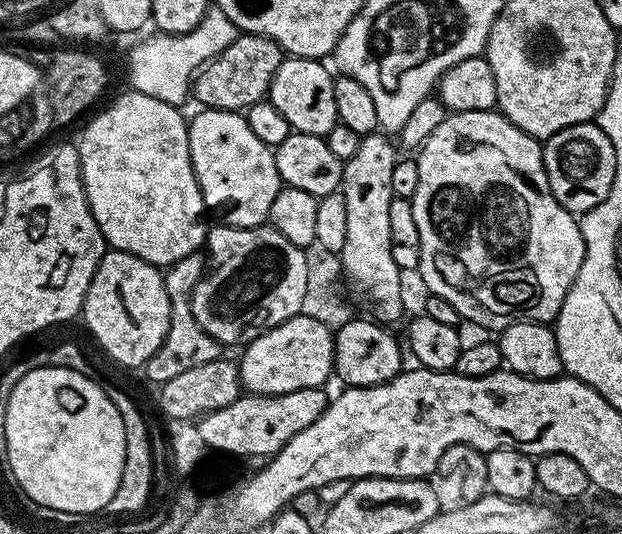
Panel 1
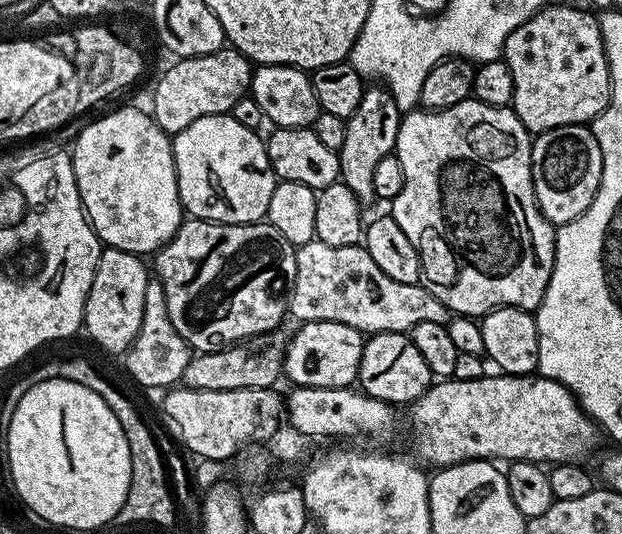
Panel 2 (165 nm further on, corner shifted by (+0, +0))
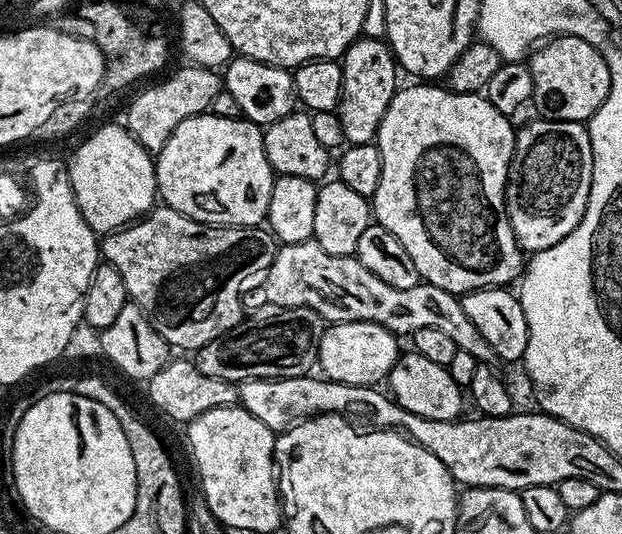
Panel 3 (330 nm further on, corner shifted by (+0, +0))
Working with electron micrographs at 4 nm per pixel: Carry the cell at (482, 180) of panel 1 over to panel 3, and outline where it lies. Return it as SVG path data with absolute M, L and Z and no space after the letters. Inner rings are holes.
M412 82L409 88L401 87L394 94L394 98L390 102L390 106L386 106L386 114L382 114L382 122L378 126L378 134L374 141L376 148L382 154L382 178L378 178L378 190L370 198L370 212L374 217L375 223L381 224L386 230L390 230L390 234L394 234L394 238L398 238L398 242L402 242L402 246L410 254L411 260L414 262L414 266L418 266L418 274L420 275L421 281L425 284L433 284L438 286L442 290L447 292L454 292L457 294L463 294L466 292L473 292L479 288L499 288L501 286L511 285L511 280L515 281L517 277L521 275L522 269L526 264L526 256L522 251L520 244L516 240L515 234L512 232L512 227L508 221L508 211L504 205L504 191L508 185L508 167L512 161L512 155L514 154L514 146L516 145L516 133L517 129L512 128L513 121L509 117L503 116L498 110L494 110L494 106L489 102L487 95L477 94L474 92L453 92L447 87L441 86L436 82Z

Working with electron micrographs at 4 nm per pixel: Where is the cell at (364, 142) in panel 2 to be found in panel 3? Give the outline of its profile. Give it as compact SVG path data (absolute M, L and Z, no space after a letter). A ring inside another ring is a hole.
M364 36L355 40L344 51L340 69L342 70L342 94L340 105L335 113L342 122L344 139L348 144L371 144L378 134L382 114L386 114L386 106L390 106L394 94L398 91L396 58L383 39Z

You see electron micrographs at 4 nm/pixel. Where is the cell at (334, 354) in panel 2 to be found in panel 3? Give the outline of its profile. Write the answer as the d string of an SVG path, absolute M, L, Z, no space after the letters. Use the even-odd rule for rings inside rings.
M355 320L345 324L329 323L322 334L322 342L316 355L318 368L321 368L319 371L327 379L337 380L339 384L379 385L387 381L396 357L401 355L402 348L396 345L396 340L397 333L374 322Z

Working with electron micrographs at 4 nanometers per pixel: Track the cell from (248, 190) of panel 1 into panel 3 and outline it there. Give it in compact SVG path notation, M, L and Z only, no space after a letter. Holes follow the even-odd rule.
M211 114L186 118L178 125L178 130L170 134L155 161L158 196L167 207L178 210L199 224L250 228L265 223L274 173L266 158L261 125L243 118L231 120Z

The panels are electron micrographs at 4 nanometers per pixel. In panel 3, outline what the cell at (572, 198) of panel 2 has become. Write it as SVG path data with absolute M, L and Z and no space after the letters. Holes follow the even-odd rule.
M535 118L516 133L516 145L508 167L508 185L504 205L512 232L525 253L535 254L562 242L584 216L592 181L592 147L588 129L578 120Z

